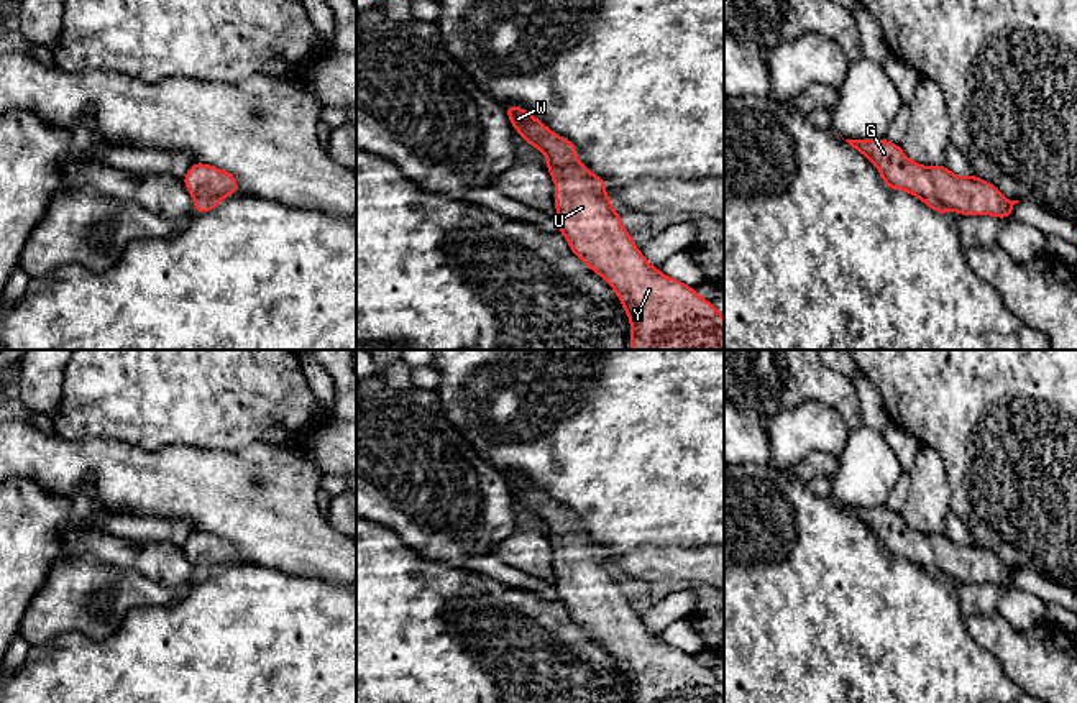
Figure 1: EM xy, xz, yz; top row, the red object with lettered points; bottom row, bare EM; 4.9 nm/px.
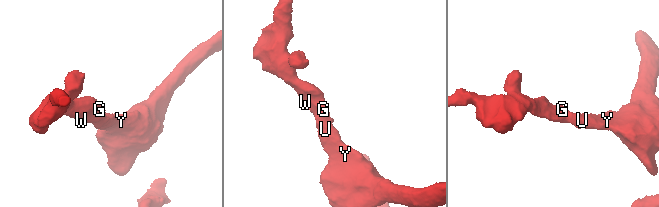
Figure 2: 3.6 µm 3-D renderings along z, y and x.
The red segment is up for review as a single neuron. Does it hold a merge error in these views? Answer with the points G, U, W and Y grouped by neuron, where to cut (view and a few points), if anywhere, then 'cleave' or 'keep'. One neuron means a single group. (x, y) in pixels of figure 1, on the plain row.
G U W Y | no cut | keep

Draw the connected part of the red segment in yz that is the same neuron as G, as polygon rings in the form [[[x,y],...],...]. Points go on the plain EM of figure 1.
[[[887,506],[846,509],[877,534],[888,557],[908,558],[937,581],[954,578],[962,583],[1008,586],[1020,570],[1005,567],[992,550],[974,542],[959,545],[942,532],[918,532]]]

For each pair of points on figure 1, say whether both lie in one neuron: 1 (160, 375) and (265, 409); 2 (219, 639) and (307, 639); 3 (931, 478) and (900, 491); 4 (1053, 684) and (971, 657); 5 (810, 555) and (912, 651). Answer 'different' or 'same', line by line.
1: same
2: same
3: different
4: different
5: same

